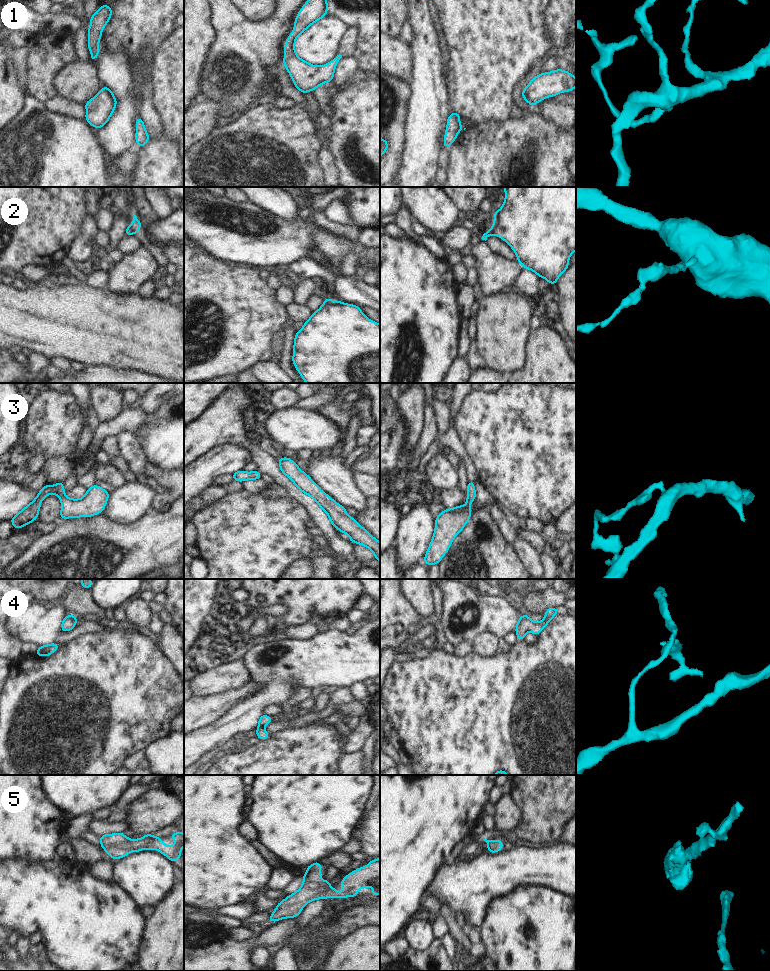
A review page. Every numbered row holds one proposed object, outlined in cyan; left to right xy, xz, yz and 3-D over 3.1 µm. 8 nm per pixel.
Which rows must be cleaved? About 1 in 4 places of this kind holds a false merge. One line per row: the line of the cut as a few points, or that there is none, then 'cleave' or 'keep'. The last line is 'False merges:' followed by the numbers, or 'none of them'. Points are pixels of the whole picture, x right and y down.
1: no cut | keep
2: no cut | keep
3: no cut | keep
4: no cut | keep
5: no cut | keep
False merges: none of them

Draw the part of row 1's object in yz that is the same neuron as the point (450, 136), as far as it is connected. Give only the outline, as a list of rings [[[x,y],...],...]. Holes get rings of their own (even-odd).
[[[453,111],[452,114],[447,118],[447,127],[445,131],[443,147],[449,148],[456,140],[458,133],[463,129],[462,125],[459,123],[460,119],[460,114],[455,111]]]

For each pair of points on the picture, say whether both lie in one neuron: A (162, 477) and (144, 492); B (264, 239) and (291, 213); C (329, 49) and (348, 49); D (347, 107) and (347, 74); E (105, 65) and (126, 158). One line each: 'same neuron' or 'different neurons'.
A: different neurons
B: different neurons
C: different neurons
D: different neurons
E: different neurons

